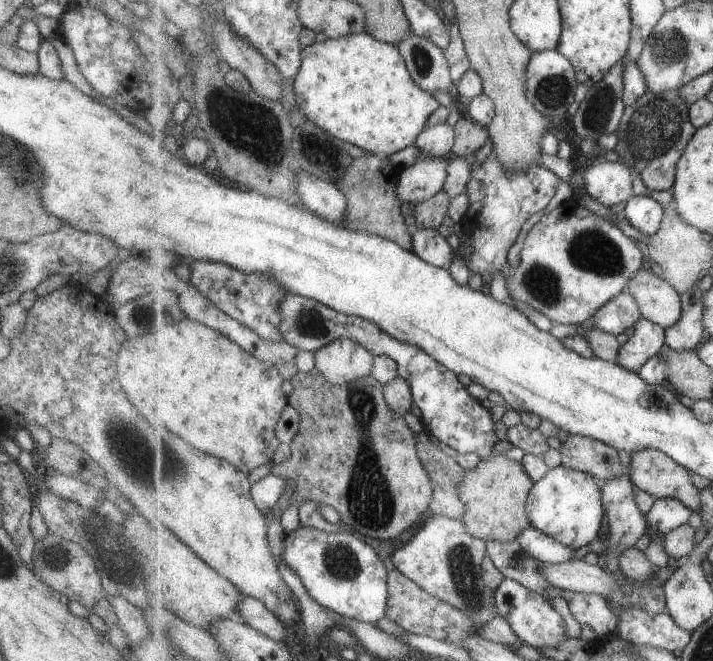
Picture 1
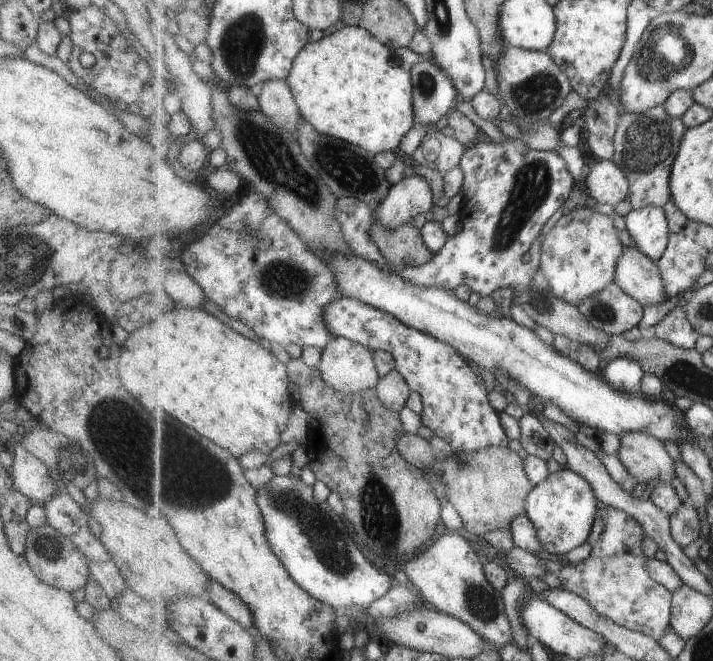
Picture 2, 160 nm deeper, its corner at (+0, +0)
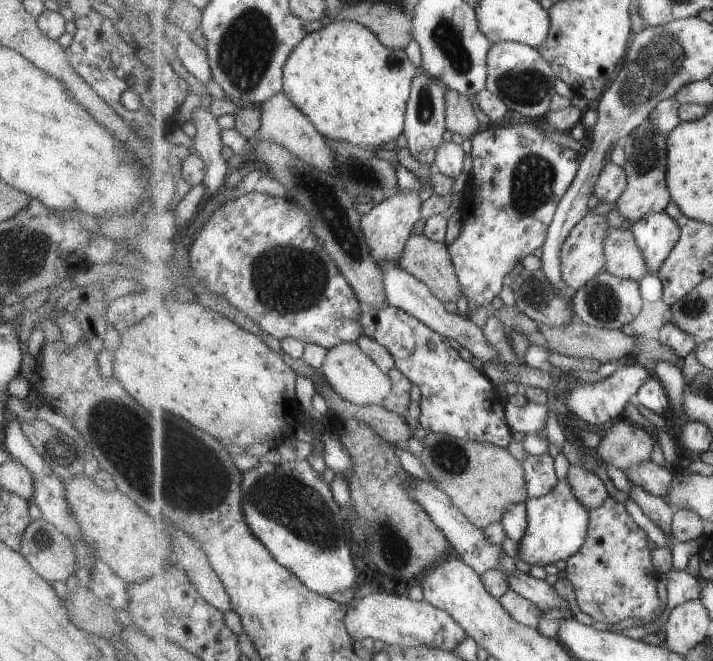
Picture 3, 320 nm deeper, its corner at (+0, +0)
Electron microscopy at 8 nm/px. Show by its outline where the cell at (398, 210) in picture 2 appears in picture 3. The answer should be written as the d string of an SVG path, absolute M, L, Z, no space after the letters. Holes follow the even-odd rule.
M400 191L395 196L387 198L385 202L379 203L367 216L362 216L362 228L377 264L381 262L399 264L399 258L405 254L405 246L408 246L409 238L412 238L413 228L421 219L421 204L424 199L423 193Z

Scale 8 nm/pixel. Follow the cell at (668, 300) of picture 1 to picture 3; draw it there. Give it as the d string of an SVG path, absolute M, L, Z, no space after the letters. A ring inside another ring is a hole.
M612 228L609 238L605 240L605 256L607 264L605 269L620 278L637 280L639 282L645 275L649 275L649 262L645 254L637 245L631 228Z

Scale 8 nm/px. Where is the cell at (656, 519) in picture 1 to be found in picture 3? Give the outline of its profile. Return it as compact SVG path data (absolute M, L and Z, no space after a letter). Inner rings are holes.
M643 462L639 466L633 466L625 475L631 482L639 482L639 486L643 486L646 492L664 499L669 496L675 482L675 473L667 465L657 466L655 462Z

